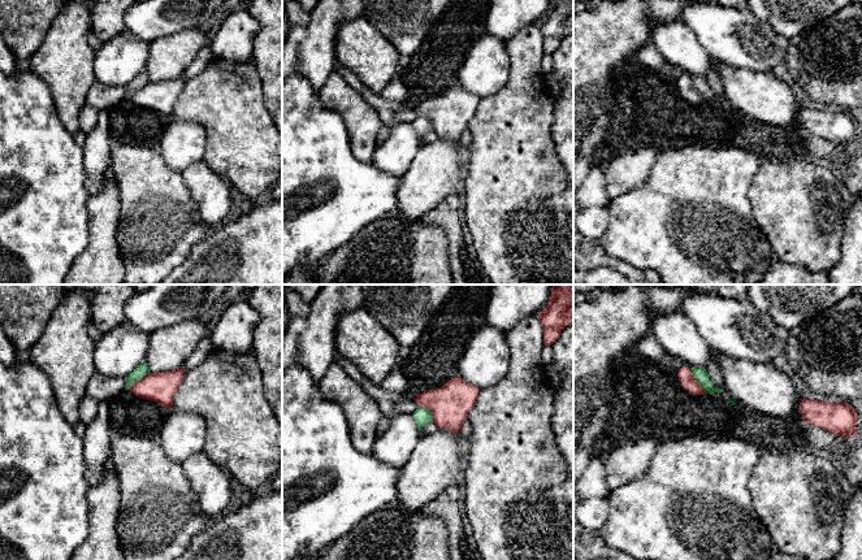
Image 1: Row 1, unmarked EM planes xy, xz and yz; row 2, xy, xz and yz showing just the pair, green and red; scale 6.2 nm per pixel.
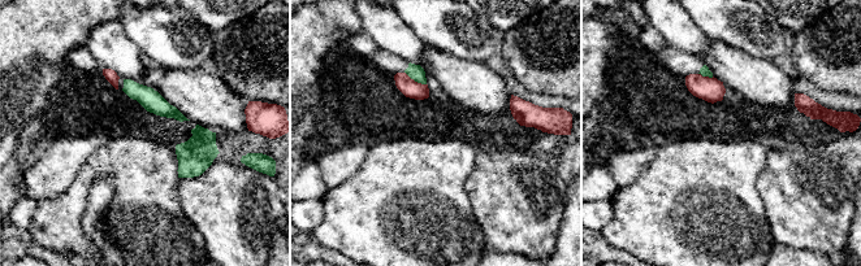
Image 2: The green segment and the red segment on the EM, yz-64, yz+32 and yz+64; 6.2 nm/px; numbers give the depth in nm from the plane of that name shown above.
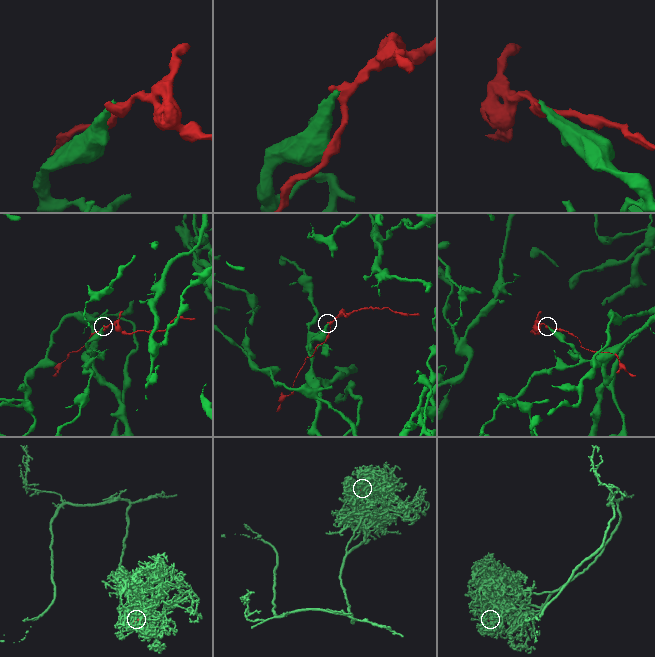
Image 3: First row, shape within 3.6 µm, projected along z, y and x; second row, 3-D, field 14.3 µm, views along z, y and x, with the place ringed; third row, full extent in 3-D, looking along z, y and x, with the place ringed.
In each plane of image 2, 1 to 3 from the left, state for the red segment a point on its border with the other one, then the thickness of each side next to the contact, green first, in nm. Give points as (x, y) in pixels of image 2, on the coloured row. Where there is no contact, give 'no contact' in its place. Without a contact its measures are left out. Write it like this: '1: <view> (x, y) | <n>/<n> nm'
1: no contact
2: yz+32 (415, 81) | 100/110 nm
3: yz+64 (706, 75) | 60/150 nm

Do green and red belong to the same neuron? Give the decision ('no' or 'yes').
no

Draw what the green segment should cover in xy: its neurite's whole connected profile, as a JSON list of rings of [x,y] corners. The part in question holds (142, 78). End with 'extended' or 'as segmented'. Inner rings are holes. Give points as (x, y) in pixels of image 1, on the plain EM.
[[[140,71],[127,86],[126,86],[126,96],[129,99],[135,91],[140,90],[150,82],[147,73]]]; as segmented

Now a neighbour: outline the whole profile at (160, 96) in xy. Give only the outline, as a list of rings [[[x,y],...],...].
[[[182,77],[164,82],[148,82],[144,87],[135,91],[129,100],[169,118],[185,84],[186,81]]]

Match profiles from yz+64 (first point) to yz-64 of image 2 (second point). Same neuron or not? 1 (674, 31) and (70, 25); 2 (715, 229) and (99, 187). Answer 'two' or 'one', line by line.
1: two
2: two

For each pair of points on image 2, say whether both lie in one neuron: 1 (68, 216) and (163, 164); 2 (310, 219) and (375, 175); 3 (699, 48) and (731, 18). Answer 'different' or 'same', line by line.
1: same
2: different
3: different

